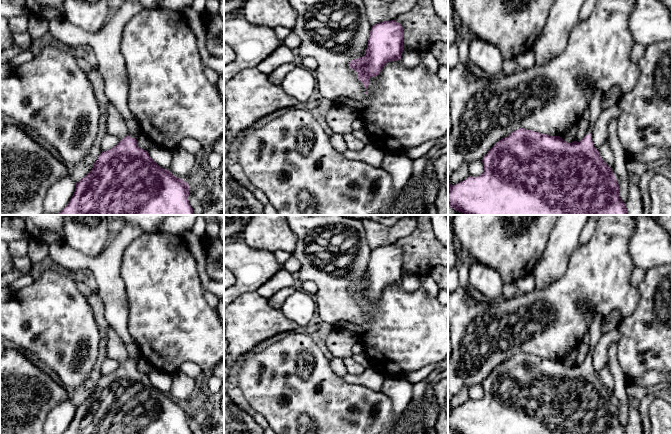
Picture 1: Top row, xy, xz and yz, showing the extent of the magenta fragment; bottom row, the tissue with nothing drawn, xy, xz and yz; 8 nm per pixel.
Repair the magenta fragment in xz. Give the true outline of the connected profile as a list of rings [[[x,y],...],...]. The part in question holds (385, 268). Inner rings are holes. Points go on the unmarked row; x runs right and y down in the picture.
[[[396,244],[384,245],[371,251],[366,277],[349,287],[367,313],[369,303],[380,298],[386,287],[401,283],[403,251]]]

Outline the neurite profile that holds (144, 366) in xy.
[[[142,358],[137,364],[137,369],[138,371],[148,375],[153,370],[153,366],[147,360]]]

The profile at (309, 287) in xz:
[[[313,281],[301,282],[300,288],[312,296],[314,296],[318,290],[317,285]]]

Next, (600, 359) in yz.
[[[618,328],[602,334],[592,354],[592,365],[597,374],[603,367],[609,365],[608,347],[611,343],[617,343],[619,339],[620,331]]]

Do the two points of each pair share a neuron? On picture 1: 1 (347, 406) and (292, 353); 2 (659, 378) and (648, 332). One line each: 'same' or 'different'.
1: same
2: different

